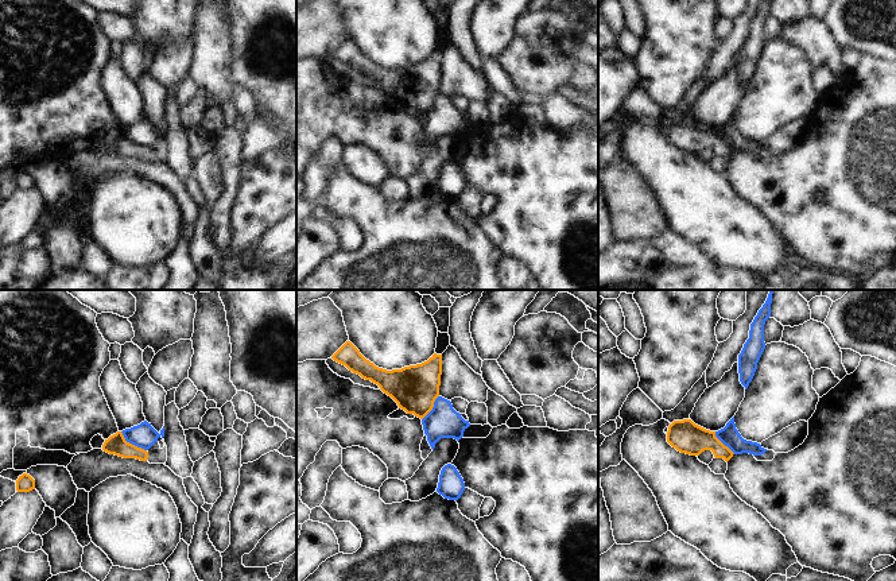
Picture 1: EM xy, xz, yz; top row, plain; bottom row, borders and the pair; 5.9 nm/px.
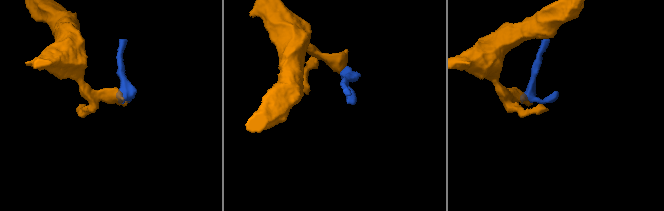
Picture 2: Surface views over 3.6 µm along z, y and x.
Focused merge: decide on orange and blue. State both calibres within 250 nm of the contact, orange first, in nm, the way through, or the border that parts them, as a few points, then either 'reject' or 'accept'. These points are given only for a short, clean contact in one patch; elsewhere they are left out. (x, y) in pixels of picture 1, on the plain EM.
calibres 120 and 150 nm; border xy (120, 130), (127, 139), (146, 148); reject

